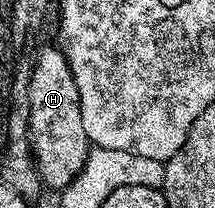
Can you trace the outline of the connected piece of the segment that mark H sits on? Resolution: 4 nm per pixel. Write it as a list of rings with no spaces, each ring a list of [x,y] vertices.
[[[47,46],[36,53],[27,95],[27,138],[31,142],[31,157],[39,169],[39,181],[44,187],[52,186],[55,192],[61,192],[81,172],[89,149],[87,133],[81,124],[77,84],[71,79],[71,66],[62,49]]]

